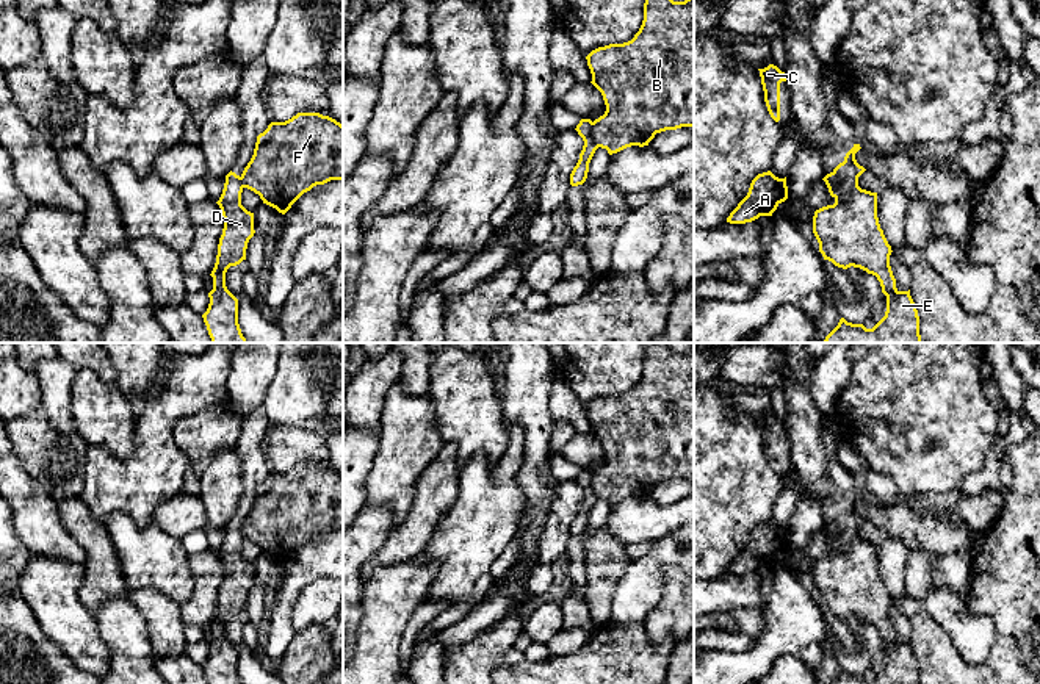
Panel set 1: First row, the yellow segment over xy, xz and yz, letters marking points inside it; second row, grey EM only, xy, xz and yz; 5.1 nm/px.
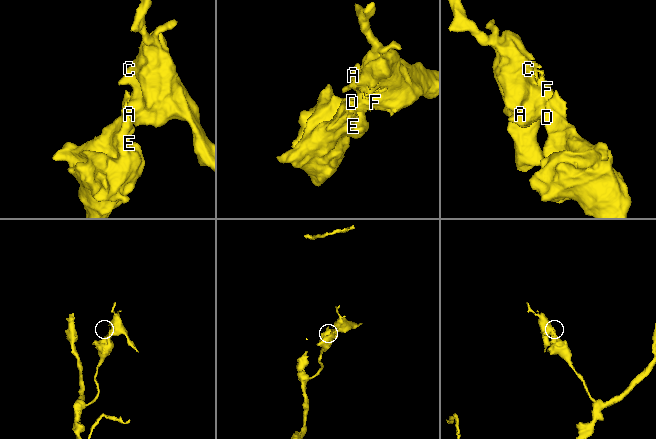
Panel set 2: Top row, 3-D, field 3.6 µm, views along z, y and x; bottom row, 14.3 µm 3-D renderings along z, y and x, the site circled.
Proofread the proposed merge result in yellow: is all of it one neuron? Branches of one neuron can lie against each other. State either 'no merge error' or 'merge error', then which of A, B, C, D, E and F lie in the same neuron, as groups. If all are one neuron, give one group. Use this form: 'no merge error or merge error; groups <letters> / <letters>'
merge error; groups A B C F / D E

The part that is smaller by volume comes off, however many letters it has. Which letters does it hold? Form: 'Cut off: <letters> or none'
Cut off: A, B, C, F

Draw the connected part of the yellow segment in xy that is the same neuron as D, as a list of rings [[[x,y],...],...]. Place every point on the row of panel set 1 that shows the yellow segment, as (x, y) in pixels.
[[[230,171],[216,202],[224,218],[224,229],[210,274],[213,277],[210,304],[202,315],[211,343],[247,343],[238,324],[238,299],[226,286],[227,269],[246,260],[247,243],[255,233],[254,213],[241,205],[241,193],[241,177]]]

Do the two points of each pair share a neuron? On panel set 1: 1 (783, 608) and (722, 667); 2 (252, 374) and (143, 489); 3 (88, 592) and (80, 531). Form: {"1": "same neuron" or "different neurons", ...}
{"1": "same neuron", "2": "different neurons", "3": "same neuron"}

